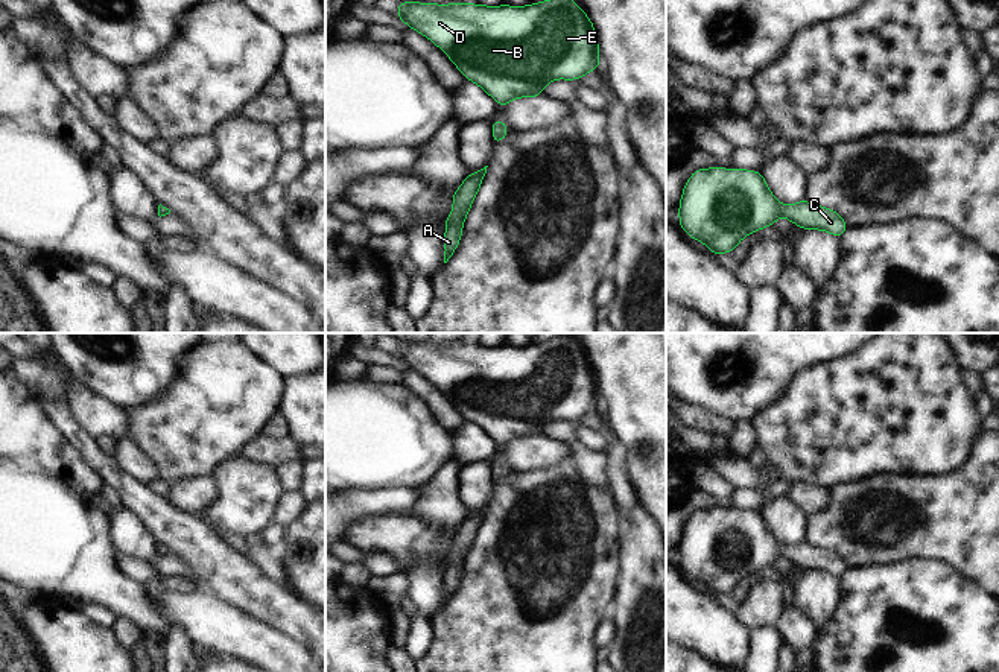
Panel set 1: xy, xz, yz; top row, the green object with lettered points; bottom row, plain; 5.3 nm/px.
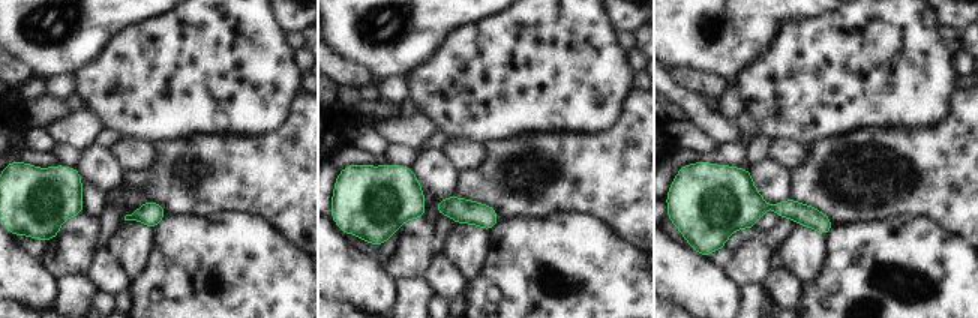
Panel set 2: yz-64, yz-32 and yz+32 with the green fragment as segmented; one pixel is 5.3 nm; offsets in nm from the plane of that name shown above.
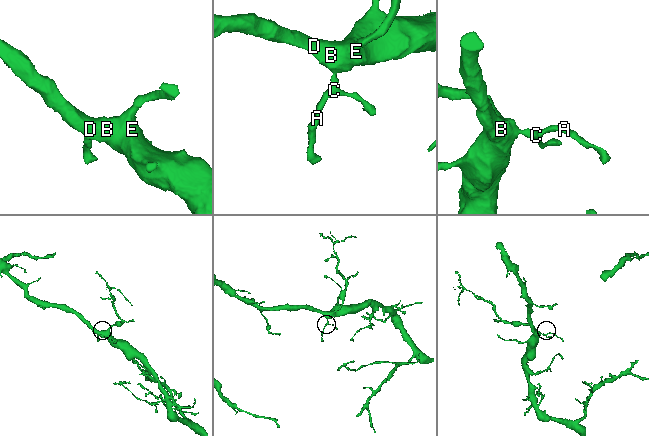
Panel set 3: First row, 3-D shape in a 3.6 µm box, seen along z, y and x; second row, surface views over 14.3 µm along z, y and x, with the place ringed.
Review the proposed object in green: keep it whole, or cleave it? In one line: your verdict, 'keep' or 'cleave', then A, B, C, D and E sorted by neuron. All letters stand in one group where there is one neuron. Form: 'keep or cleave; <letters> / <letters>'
keep; A B C D E

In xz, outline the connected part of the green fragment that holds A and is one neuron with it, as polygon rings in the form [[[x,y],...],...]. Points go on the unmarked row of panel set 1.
[[[487,508],[470,514],[459,529],[452,535],[453,550],[449,558],[446,558],[446,575],[444,575],[444,604],[453,596],[455,590],[459,585],[462,576],[462,566],[468,555],[468,550],[477,537],[477,531],[487,514]]]

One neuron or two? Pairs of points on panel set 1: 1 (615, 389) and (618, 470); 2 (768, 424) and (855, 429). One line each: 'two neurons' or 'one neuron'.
1: two neurons
2: one neuron

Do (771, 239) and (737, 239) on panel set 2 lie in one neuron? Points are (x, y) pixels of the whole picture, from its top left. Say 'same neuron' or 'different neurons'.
same neuron

